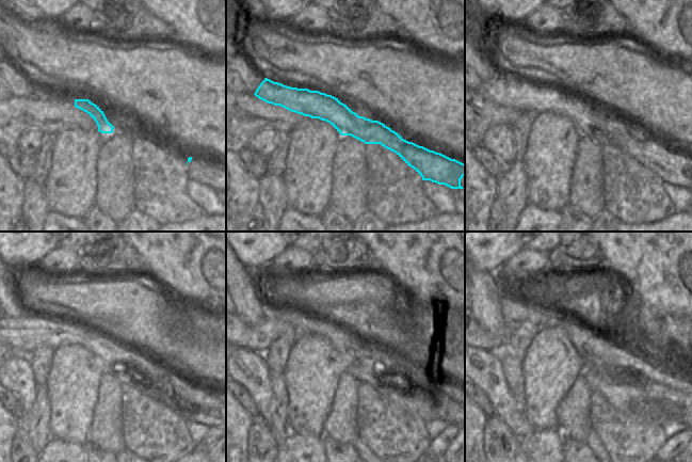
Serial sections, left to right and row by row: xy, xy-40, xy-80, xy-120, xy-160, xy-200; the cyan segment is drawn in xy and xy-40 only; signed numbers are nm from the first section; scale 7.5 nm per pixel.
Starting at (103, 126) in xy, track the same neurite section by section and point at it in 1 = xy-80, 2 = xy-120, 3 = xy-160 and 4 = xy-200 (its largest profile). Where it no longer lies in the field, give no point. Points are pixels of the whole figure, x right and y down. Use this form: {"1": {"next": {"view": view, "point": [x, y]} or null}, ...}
{"1": {"next": {"view": "xy-80", "point": [676, 168]}}, "2": {"next": {"view": "xy-120", "point": [27, 332]}}, "3": {"next": {"view": "xy-160", "point": [368, 364]}}, "4": {"next": {"view": "xy-200", "point": [614, 363]}}}

